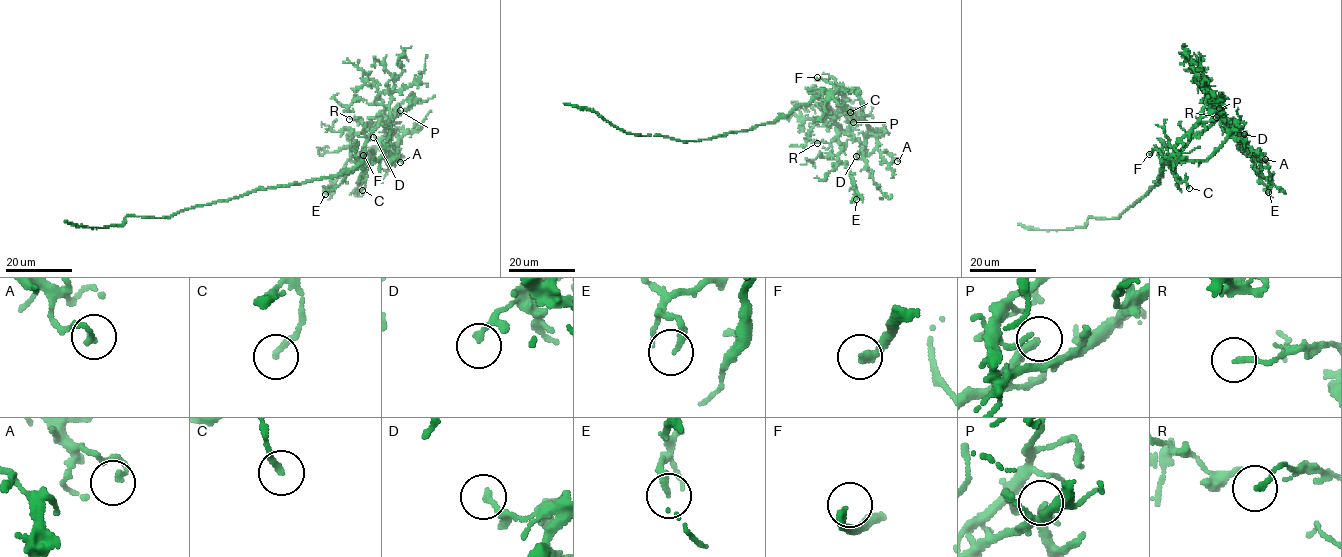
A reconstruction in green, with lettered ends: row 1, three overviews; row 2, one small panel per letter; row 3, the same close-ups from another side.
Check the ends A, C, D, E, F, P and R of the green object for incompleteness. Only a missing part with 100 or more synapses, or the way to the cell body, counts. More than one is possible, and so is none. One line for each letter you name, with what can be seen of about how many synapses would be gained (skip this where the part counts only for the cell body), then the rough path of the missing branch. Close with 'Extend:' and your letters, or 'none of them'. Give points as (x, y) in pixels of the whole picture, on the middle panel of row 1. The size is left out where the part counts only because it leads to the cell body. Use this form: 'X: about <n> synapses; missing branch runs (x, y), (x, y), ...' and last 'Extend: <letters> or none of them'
F: missing branch runs (817, 77), (829, 61), (832, 48), (833, 24), (829, 19)
Extend: F

